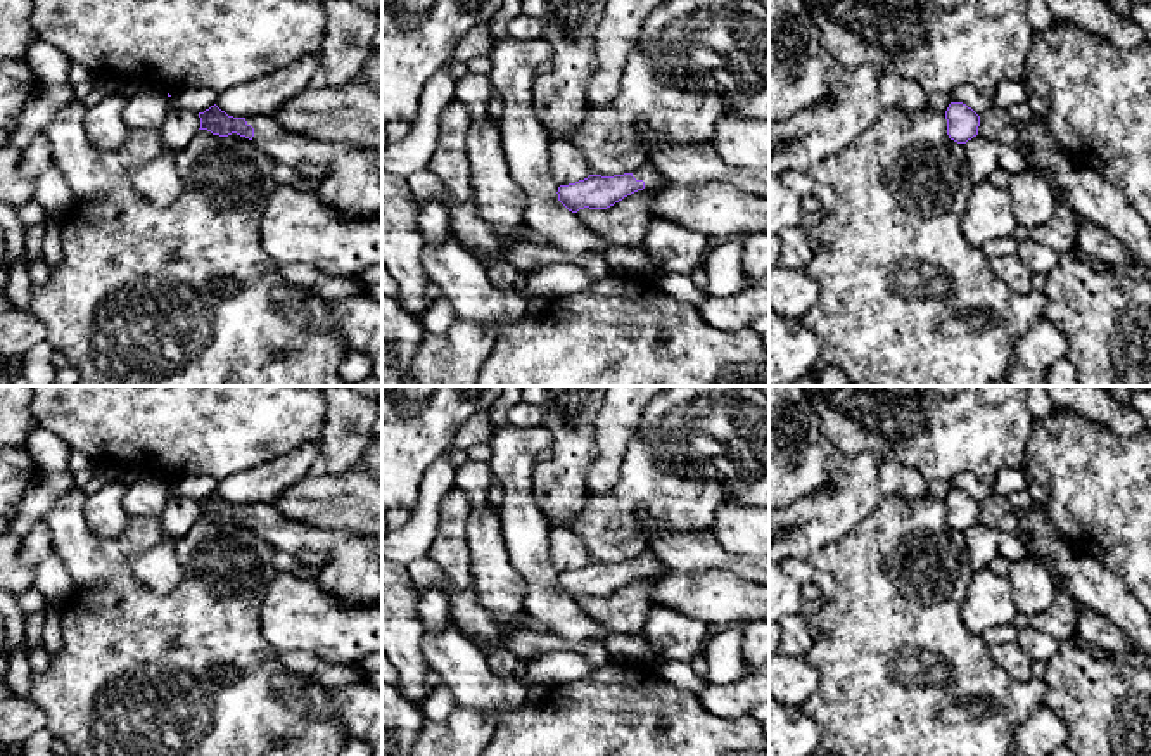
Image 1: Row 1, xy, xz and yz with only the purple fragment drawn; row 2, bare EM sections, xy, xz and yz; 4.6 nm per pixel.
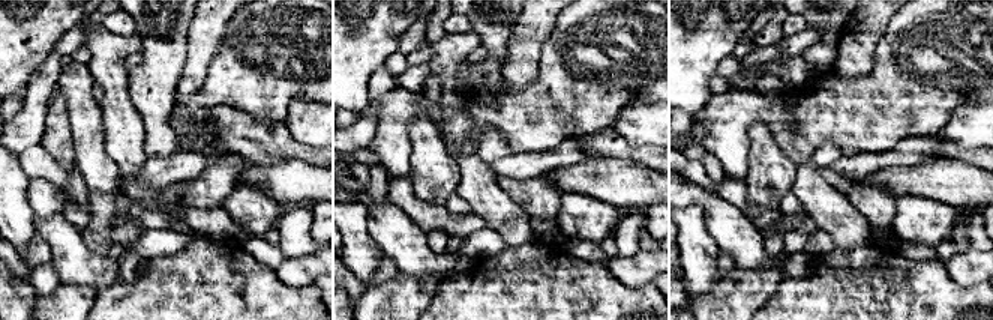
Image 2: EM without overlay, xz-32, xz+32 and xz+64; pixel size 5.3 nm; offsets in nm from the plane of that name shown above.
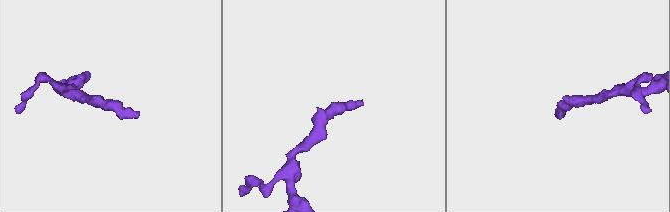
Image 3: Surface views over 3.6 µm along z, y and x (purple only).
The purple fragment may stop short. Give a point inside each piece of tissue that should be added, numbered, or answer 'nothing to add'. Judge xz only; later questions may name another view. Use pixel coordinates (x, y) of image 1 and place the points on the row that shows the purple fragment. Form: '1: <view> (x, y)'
1: xz (647, 173)

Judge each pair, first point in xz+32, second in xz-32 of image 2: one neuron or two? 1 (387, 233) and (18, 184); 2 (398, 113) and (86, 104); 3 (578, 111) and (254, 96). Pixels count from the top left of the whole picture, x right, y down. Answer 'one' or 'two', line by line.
1: two
2: two
3: one

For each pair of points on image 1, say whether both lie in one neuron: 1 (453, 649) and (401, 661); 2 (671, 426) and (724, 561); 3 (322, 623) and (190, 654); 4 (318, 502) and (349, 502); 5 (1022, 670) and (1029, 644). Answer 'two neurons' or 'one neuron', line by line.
1: two neurons
2: two neurons
3: two neurons
4: one neuron
5: two neurons

